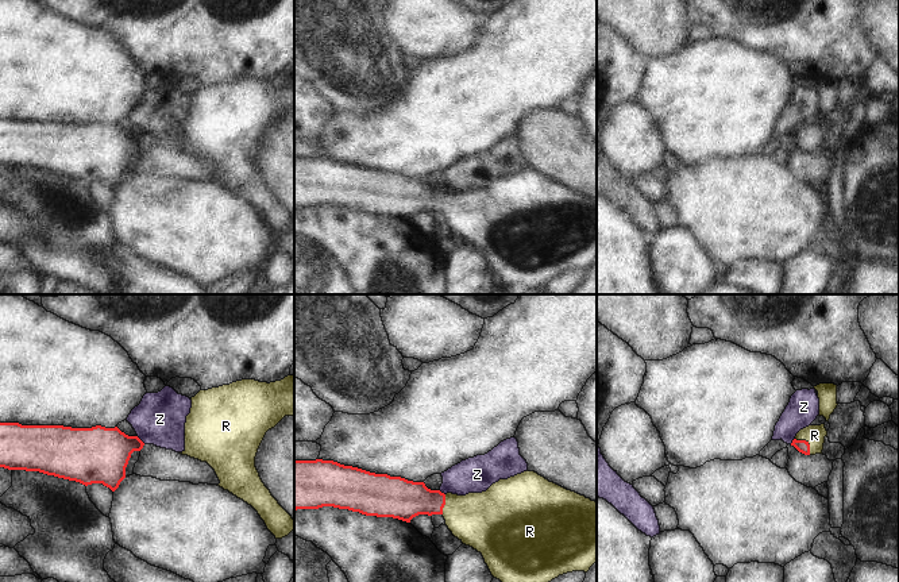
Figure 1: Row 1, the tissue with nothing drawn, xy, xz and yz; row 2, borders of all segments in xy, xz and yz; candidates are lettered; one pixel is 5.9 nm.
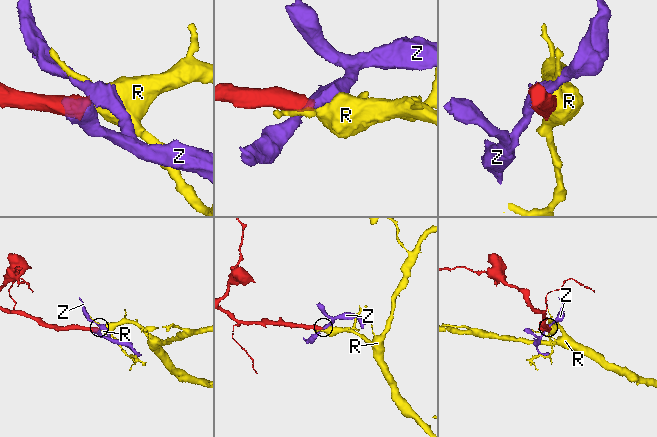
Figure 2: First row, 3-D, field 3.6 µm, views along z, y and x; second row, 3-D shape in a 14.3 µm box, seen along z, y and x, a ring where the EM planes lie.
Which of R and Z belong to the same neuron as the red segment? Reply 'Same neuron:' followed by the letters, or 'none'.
Same neuron: R

